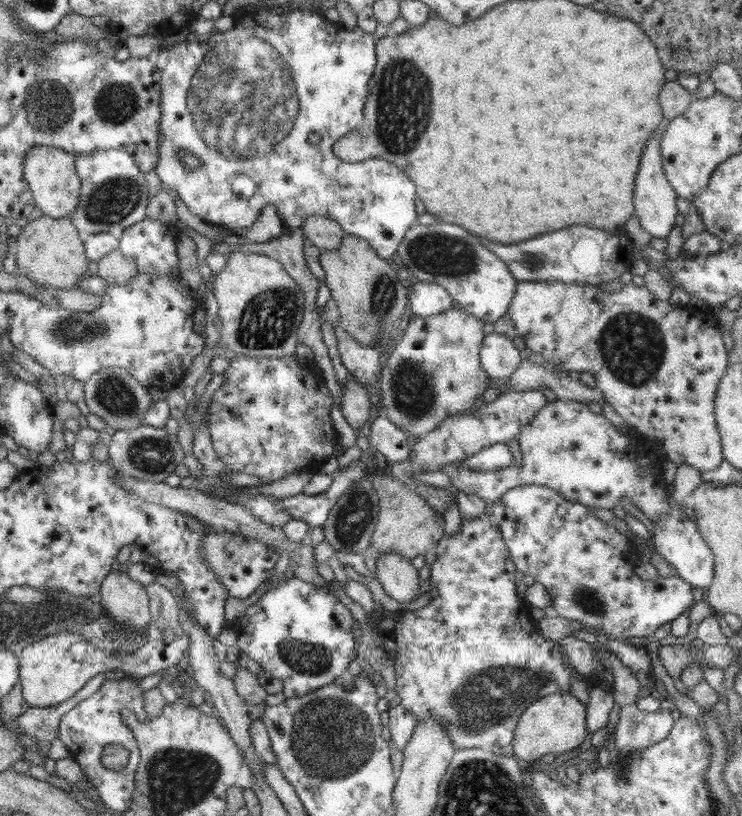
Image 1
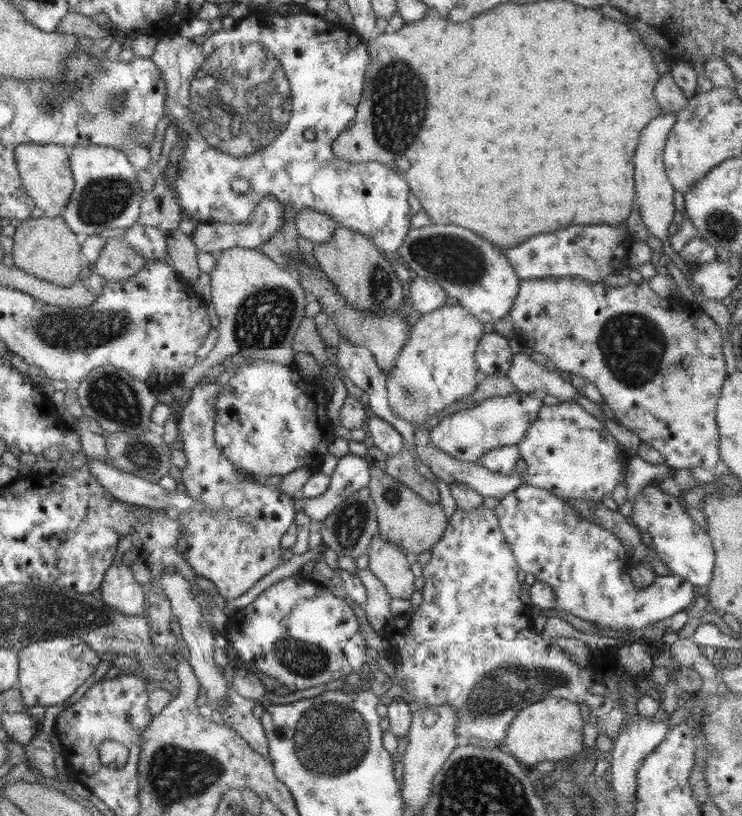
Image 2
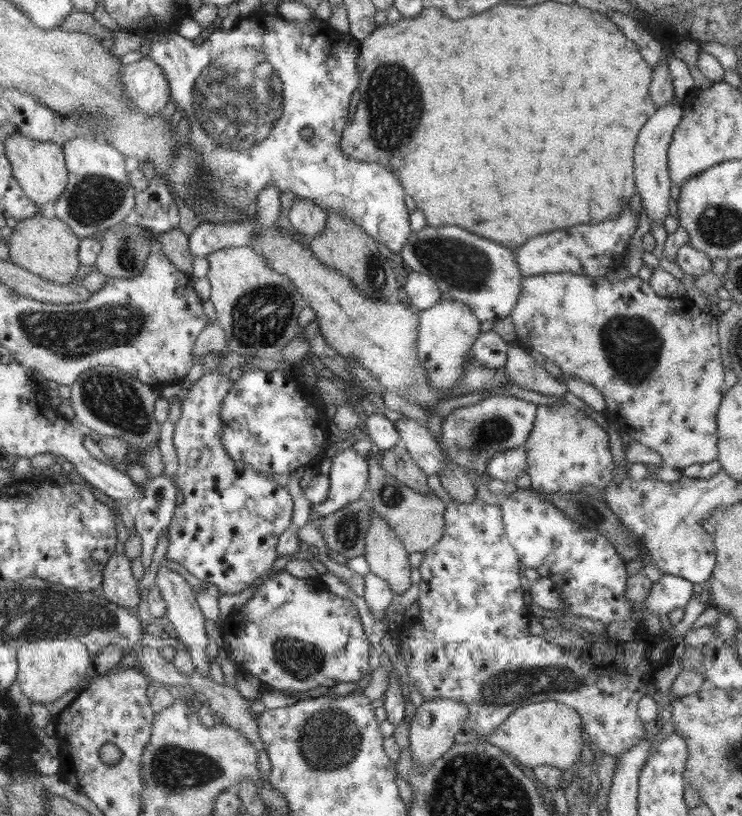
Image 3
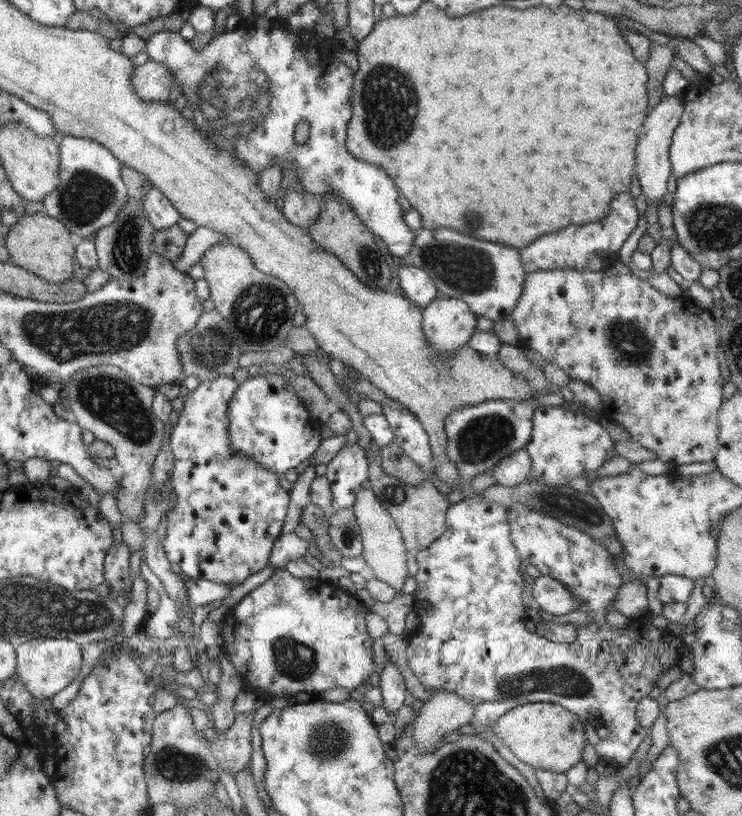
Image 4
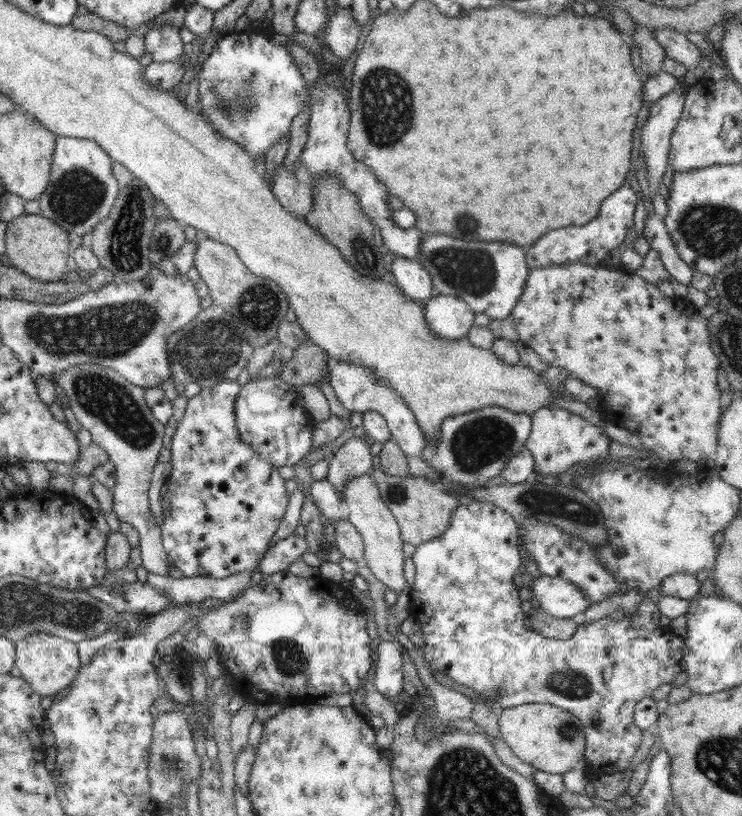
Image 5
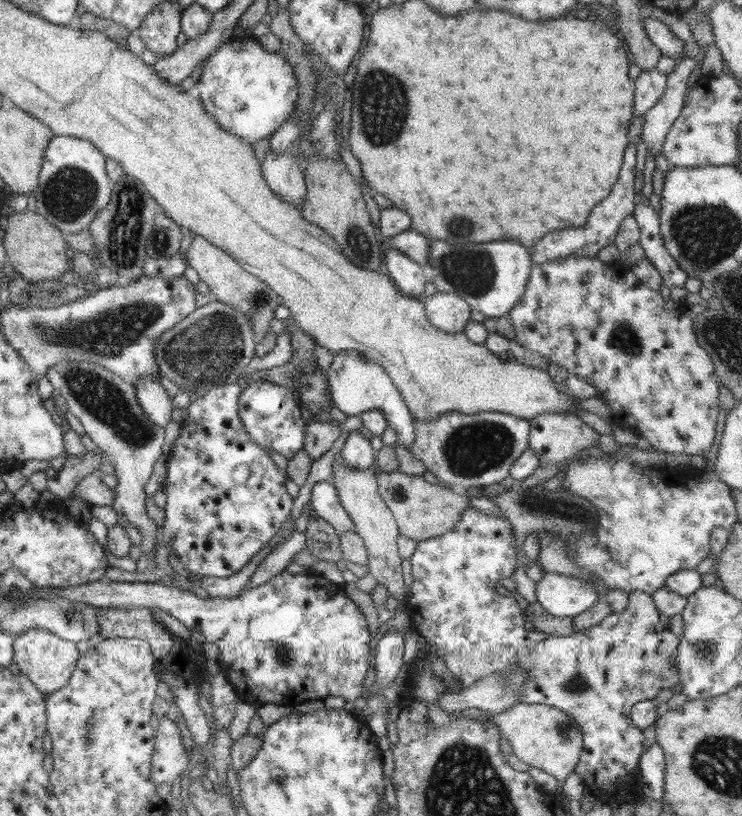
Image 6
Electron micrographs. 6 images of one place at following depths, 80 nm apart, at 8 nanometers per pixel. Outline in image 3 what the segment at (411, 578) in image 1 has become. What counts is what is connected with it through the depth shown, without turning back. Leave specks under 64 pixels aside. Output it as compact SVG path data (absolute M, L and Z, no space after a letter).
M374 513L369 518L369 523L371 527L365 536L365 553L363 554L370 566L369 572L388 583L394 595L404 594L412 584L411 566L408 561L409 552L382 516Z

